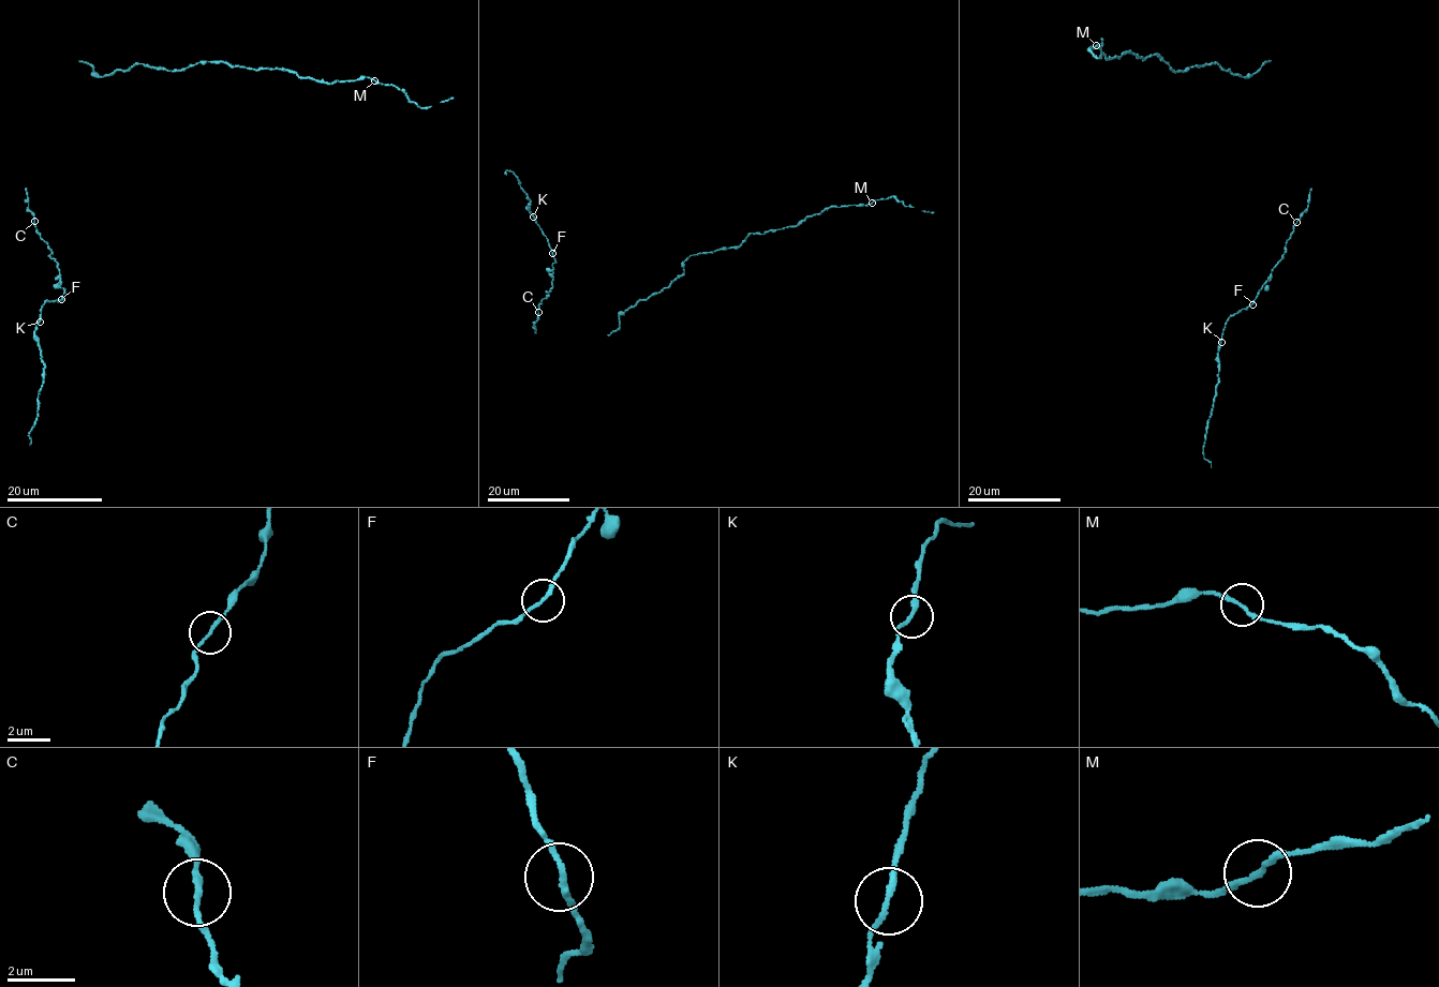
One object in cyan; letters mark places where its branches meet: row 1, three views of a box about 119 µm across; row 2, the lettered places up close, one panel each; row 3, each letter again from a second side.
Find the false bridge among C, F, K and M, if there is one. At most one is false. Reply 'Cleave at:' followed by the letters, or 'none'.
Cleave at: none

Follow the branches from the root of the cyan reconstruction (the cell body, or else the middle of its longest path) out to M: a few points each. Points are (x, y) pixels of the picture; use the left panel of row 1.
M: (91, 75), (108, 76), (137, 63), (169, 71), (221, 60), (255, 70), (283, 68), (330, 84), (374, 79)

